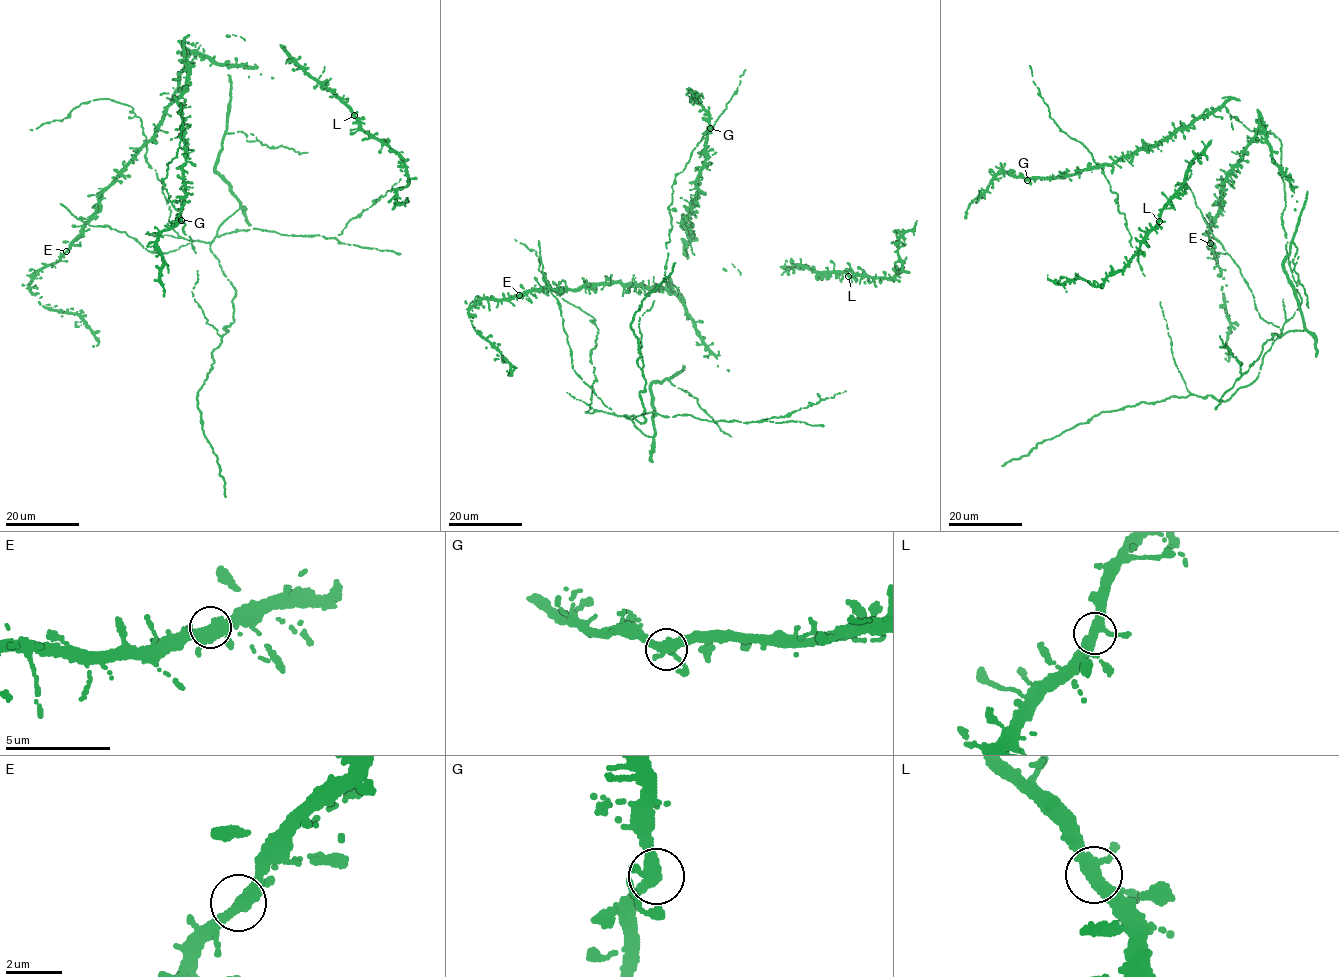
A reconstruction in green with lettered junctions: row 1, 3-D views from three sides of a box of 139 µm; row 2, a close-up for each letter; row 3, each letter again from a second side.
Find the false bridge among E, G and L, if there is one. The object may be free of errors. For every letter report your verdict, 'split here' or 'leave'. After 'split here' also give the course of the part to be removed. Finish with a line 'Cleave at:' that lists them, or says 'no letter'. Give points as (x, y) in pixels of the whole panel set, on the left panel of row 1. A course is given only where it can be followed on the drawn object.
E: leave
G: leave
L: leave
Cleave at: no letter

